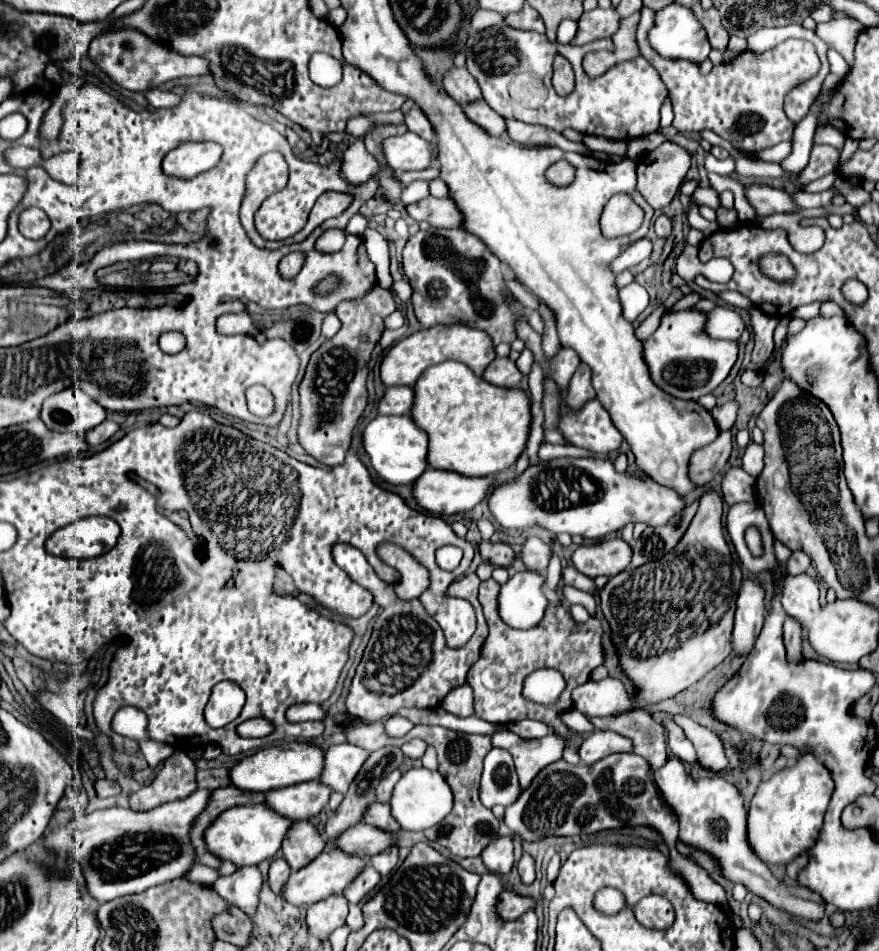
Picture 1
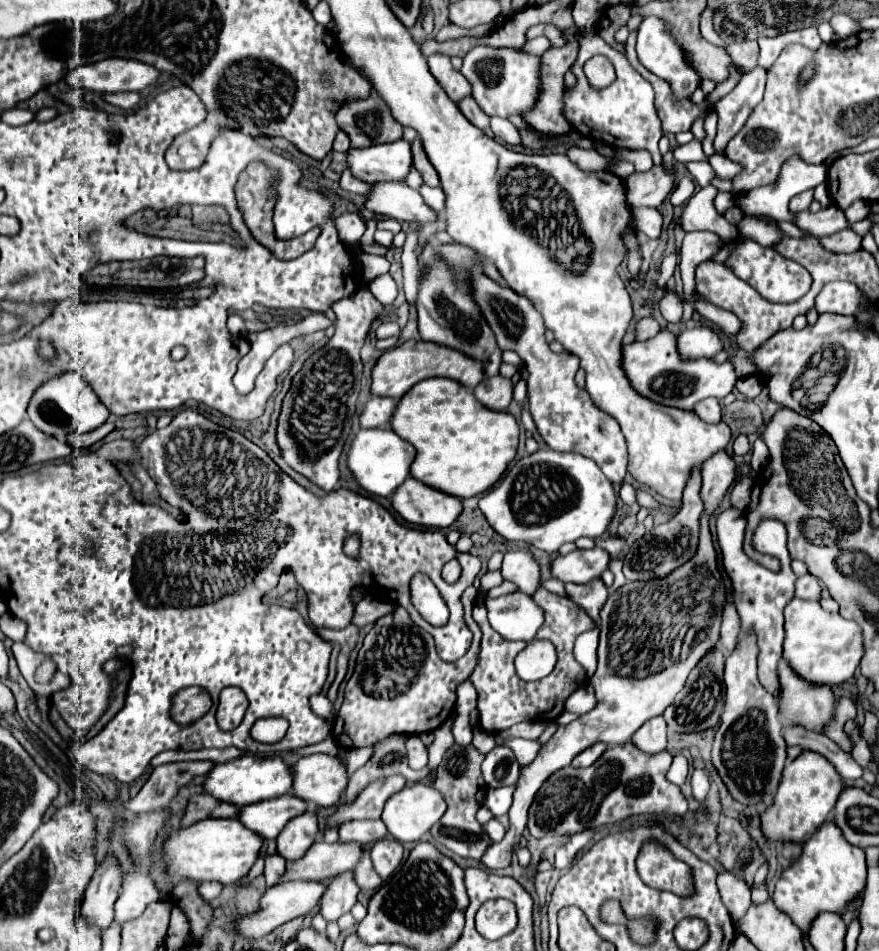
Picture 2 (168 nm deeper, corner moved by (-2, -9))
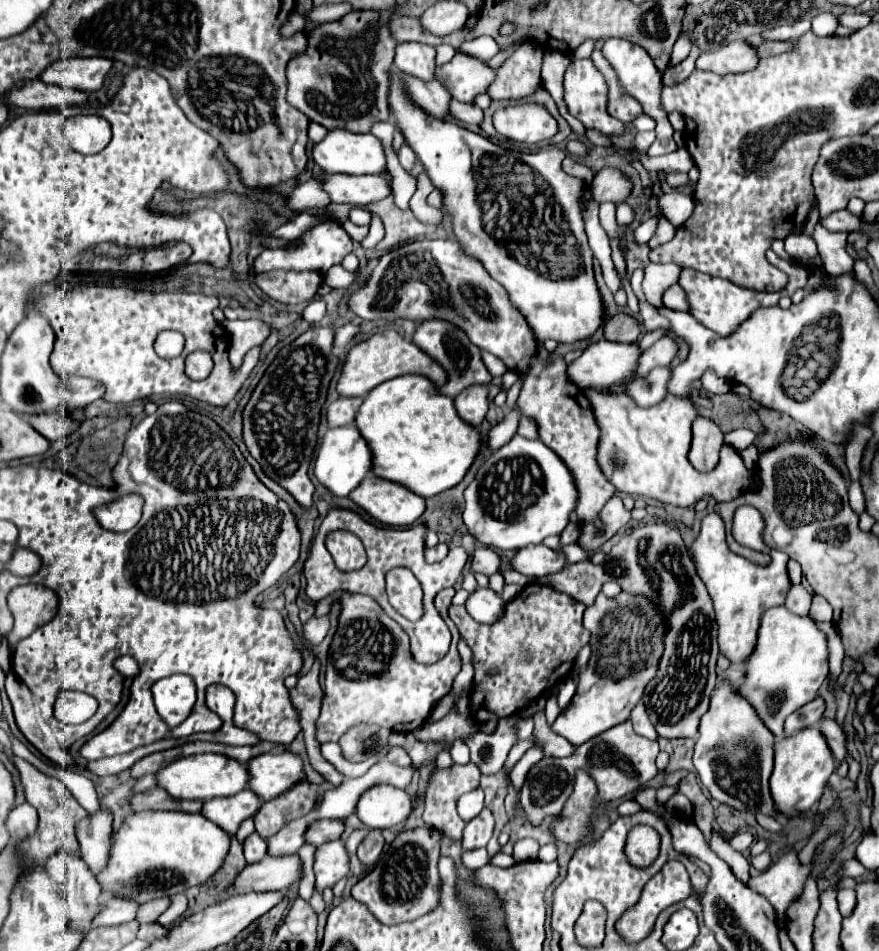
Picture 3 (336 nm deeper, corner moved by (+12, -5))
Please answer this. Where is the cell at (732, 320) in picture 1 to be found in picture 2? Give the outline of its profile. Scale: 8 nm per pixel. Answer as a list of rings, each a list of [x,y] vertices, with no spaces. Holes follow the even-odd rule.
[[[696,326],[692,330],[684,330],[678,336],[676,348],[682,360],[700,360],[700,358],[712,358],[716,352],[720,352],[722,342],[714,330],[706,326]]]

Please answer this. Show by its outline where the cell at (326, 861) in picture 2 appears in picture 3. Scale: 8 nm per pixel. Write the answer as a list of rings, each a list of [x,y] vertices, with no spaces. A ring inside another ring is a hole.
[[[298,854],[266,856],[256,864],[248,864],[244,872],[240,872],[232,894],[288,890],[288,886],[302,878],[302,868],[302,858]]]

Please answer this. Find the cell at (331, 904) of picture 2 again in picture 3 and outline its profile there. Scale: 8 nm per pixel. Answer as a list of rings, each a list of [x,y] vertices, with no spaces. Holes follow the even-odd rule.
[[[342,840],[318,846],[314,874],[316,874],[316,892],[320,894],[348,874],[348,854],[344,850]]]

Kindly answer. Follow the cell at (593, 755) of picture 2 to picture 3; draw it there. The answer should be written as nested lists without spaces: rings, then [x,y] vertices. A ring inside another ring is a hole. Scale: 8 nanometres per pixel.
[[[536,712],[534,716],[534,736],[538,738],[538,744],[542,744],[544,748],[544,756],[554,756],[554,758],[564,758],[564,756],[572,756],[574,748],[566,738],[550,732],[550,726],[546,724],[544,712]]]

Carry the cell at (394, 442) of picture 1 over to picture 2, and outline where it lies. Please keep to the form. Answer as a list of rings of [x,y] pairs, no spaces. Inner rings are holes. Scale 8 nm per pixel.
[[[372,428],[372,430],[360,430],[356,438],[350,444],[346,466],[352,472],[356,484],[374,494],[374,496],[390,496],[402,480],[410,476],[410,464],[414,460],[414,448],[406,444],[394,430],[390,428]]]

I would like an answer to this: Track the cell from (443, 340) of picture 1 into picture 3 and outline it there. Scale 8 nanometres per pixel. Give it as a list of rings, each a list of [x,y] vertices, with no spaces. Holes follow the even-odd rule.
[[[382,330],[378,334],[372,334],[368,340],[356,344],[350,352],[348,358],[342,366],[342,376],[338,380],[338,394],[340,396],[358,396],[364,398],[368,392],[372,392],[376,386],[380,386],[386,380],[392,380],[396,376],[404,376],[404,374],[422,374],[426,378],[430,378],[438,388],[446,384],[446,374],[444,368],[440,368],[436,364],[436,360],[432,360],[432,356],[424,354],[424,350],[416,348],[414,342],[406,340],[404,336],[400,336],[396,330]]]

